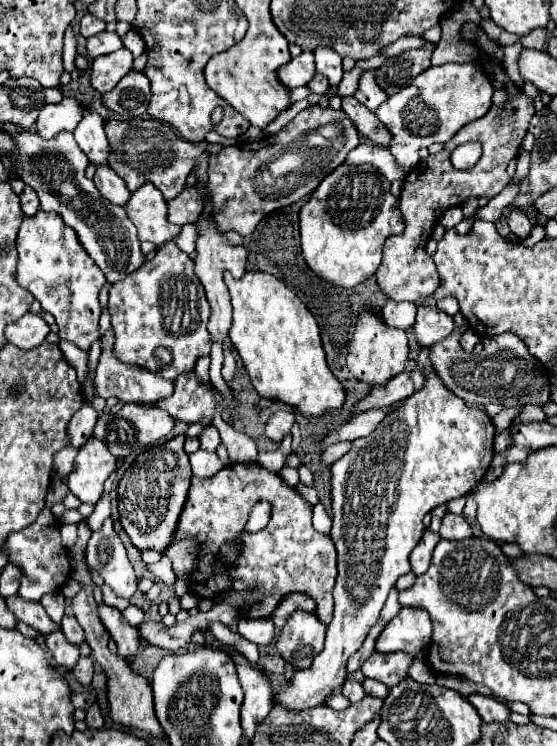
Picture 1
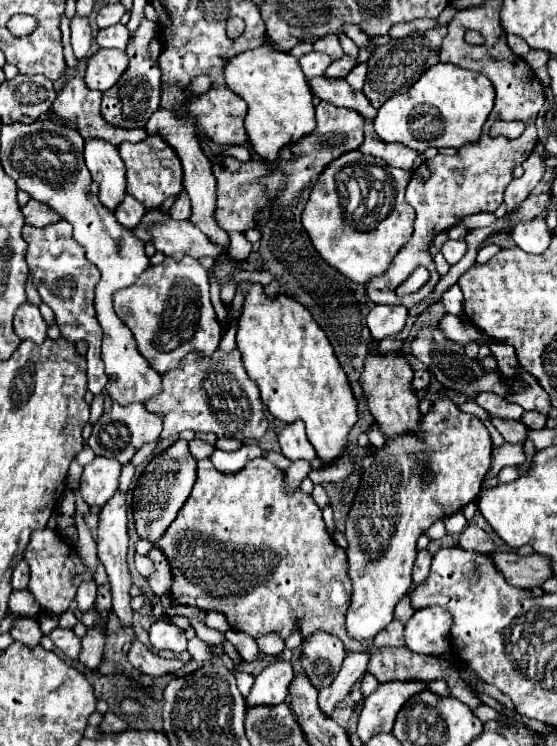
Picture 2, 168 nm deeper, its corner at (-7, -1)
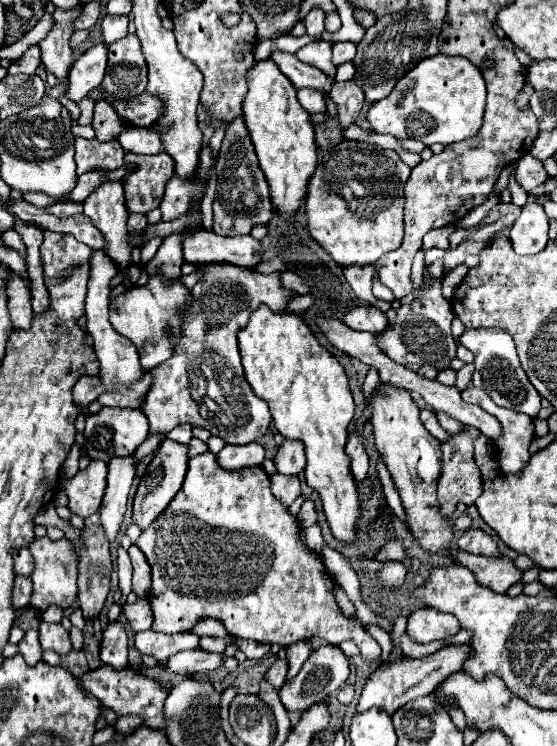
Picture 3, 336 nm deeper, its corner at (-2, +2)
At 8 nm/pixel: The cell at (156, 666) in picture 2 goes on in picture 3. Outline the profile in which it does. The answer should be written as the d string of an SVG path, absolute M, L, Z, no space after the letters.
M187 650L187 652L177 652L175 656L169 658L167 670L175 674L207 674L223 666L225 656L223 654L211 654L205 650Z

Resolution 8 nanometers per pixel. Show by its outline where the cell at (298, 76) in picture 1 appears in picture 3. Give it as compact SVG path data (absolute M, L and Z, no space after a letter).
M323 40L311 42L297 52L297 58L309 66L319 68L321 72L327 72L327 76L335 76L337 72L337 68L331 64L331 44L329 42L323 42Z

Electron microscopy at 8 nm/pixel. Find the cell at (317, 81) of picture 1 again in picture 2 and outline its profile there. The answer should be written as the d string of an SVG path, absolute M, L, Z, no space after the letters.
M342 57L342 59L334 61L334 63L330 63L330 67L326 69L324 77L328 77L328 79L344 79L344 77L350 73L350 69L352 69L354 65L356 65L354 59Z

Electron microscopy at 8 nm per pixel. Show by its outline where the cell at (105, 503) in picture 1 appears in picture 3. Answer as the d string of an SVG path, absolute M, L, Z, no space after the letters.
M151 434L151 436L149 436L149 438L147 438L139 448L137 448L137 452L139 452L139 460L141 460L141 458L145 458L147 454L153 454L153 452L159 448L161 440L163 440L163 436L157 440L157 436L153 436L153 434Z

